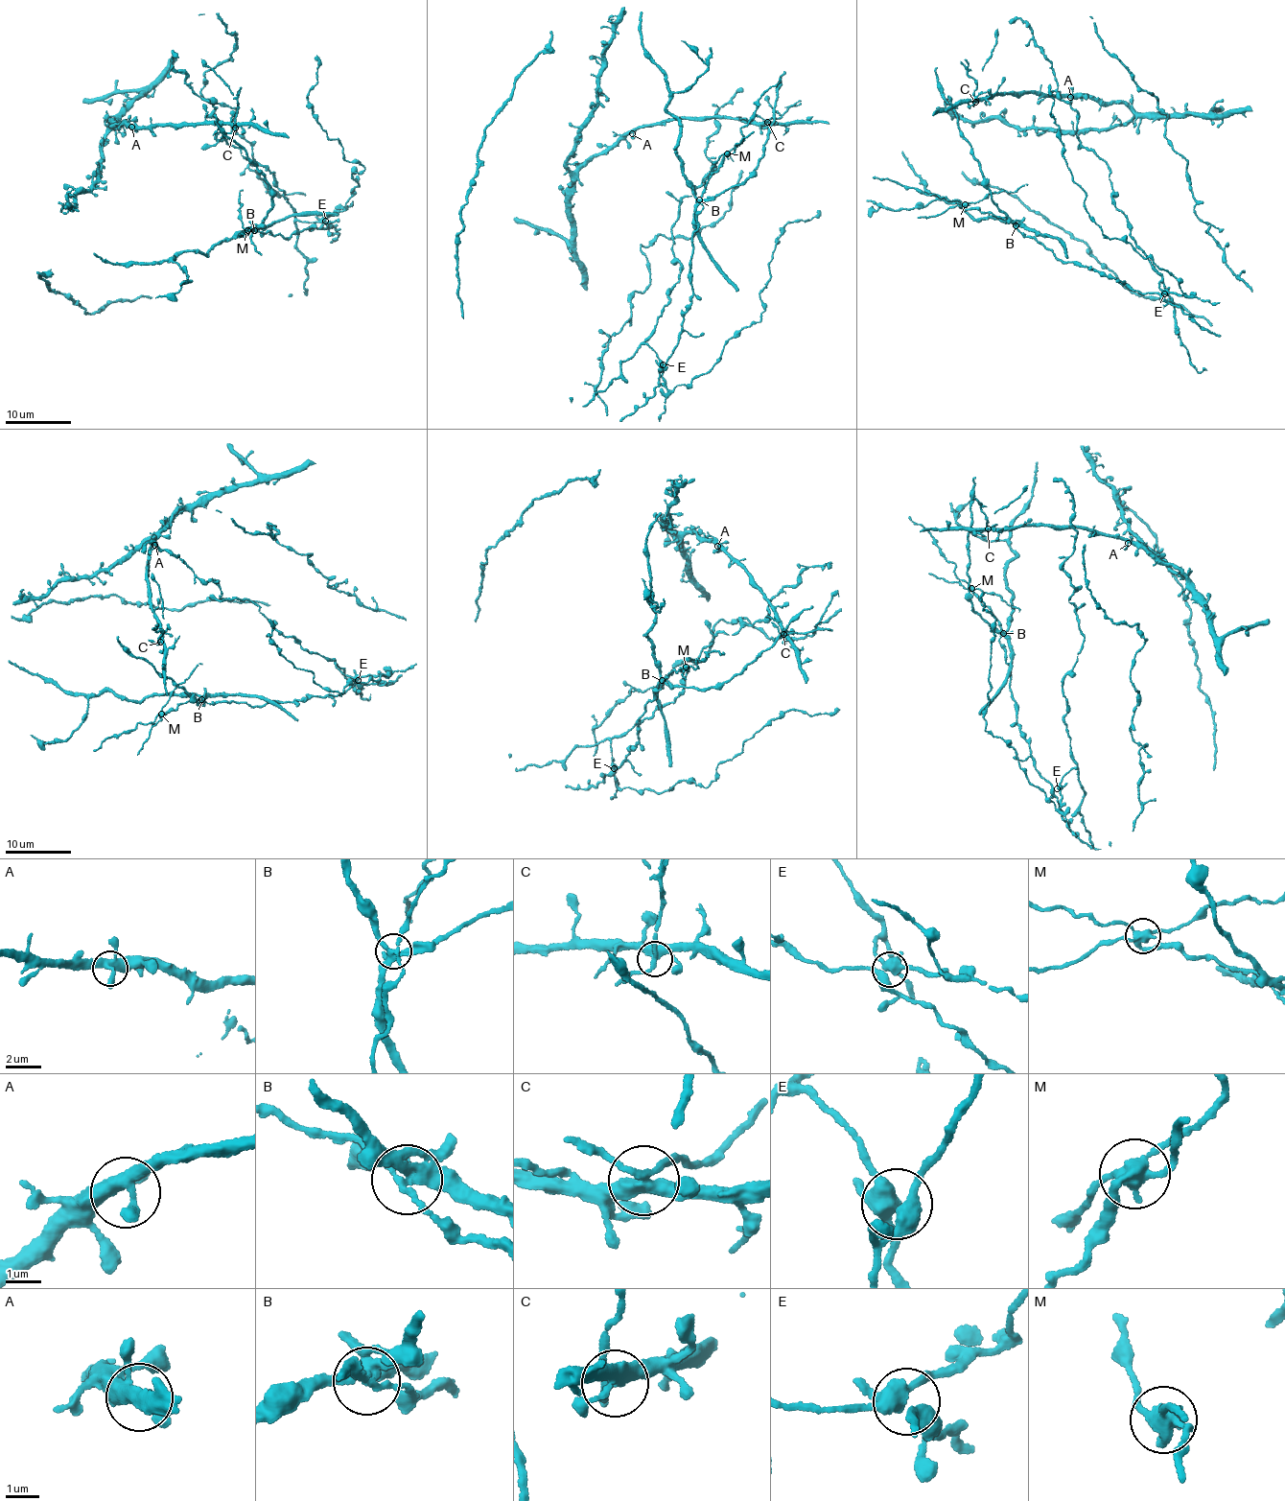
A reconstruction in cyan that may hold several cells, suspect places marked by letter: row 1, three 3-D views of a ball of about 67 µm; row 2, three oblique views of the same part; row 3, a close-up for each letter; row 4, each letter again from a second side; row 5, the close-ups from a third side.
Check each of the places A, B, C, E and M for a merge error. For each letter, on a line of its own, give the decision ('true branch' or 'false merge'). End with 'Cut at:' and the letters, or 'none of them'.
A: true branch
B: false merge
C: false merge
E: true branch
M: false merge
Cut at: B, C, M

